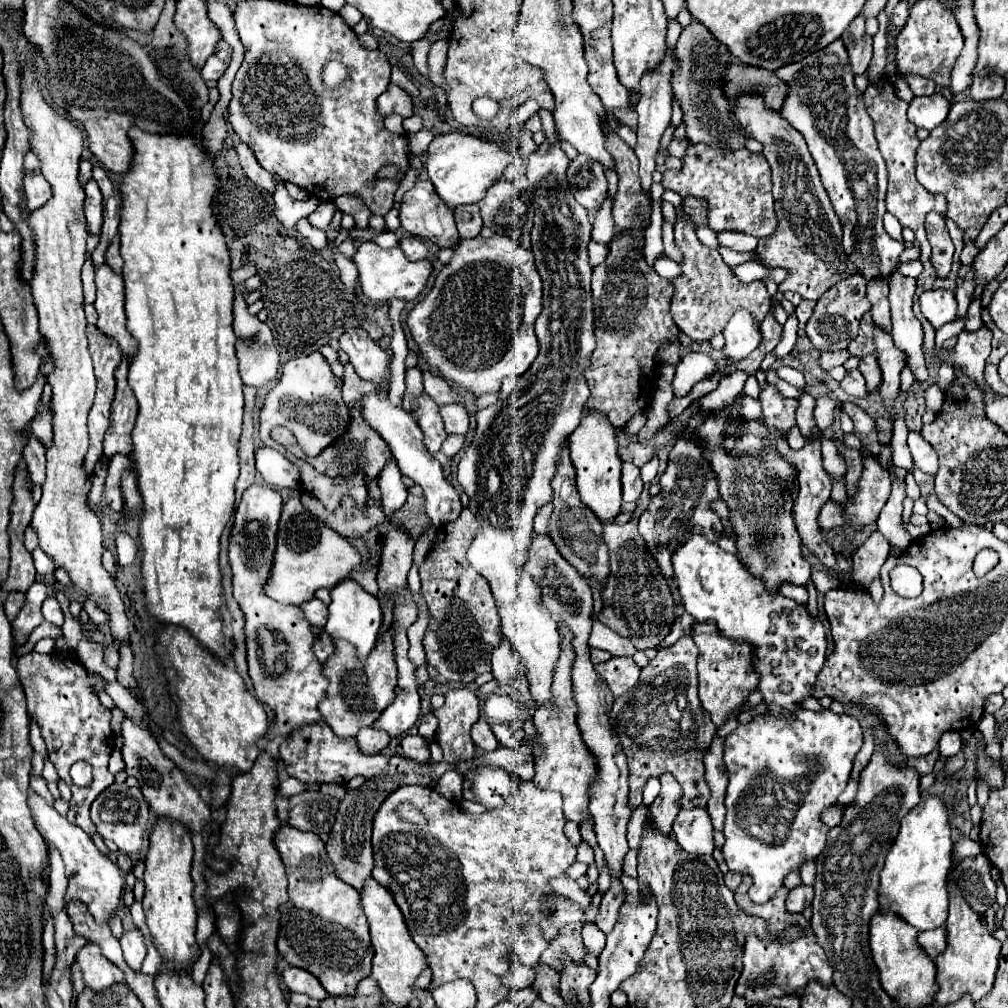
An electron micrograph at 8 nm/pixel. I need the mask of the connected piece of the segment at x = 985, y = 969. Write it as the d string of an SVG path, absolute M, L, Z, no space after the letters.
M948 883L948 891L950 891L950 915L946 921L948 947L934 959L936 983L940 987L934 993L936 1005L950 1005L958 1001L964 993L972 995L972 1001L982 999L994 985L998 971L998 955L1002 947L1002 943L994 939L986 927L980 925L980 915L968 907L962 895L956 895L956 887L952 887L952 883Z

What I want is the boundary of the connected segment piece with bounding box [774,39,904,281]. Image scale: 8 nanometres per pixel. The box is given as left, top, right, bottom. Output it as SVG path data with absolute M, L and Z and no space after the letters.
M836 39L836 43L830 43L828 47L812 53L810 57L798 61L798 63L784 65L784 67L776 69L774 73L778 79L782 79L788 85L788 95L786 95L780 111L782 111L784 119L794 129L798 129L802 133L802 137L806 139L808 149L820 171L822 185L826 187L828 197L834 205L834 211L842 221L844 251L848 253L850 261L856 265L858 273L866 281L874 281L874 279L888 281L900 263L900 253L904 251L904 243L892 239L882 225L882 217L886 213L884 197L886 197L886 185L888 185L888 169L886 169L882 153L878 149L878 143L874 139L872 119L864 107L862 95L854 87L854 73L850 69L844 43L840 39Z

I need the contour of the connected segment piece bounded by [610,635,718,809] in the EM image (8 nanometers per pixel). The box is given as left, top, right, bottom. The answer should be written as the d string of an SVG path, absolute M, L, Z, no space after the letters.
M680 637L672 647L658 649L658 655L642 669L636 687L632 687L628 695L622 695L614 701L610 719L628 757L630 809L636 809L642 803L642 789L646 779L658 777L664 771L672 773L682 785L682 807L706 807L708 803L710 789L704 779L702 759L708 753L708 747L718 729L708 719L708 715L704 715L704 709L698 701L696 657L698 649L692 637Z

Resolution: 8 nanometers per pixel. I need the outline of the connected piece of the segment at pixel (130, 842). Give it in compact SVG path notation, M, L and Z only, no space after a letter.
M112 783L96 797L96 803L92 803L90 813L98 833L104 839L114 841L120 853L126 853L126 855L142 853L142 849L148 843L146 839L148 839L148 827L150 827L150 811L140 787L128 787L126 783Z

